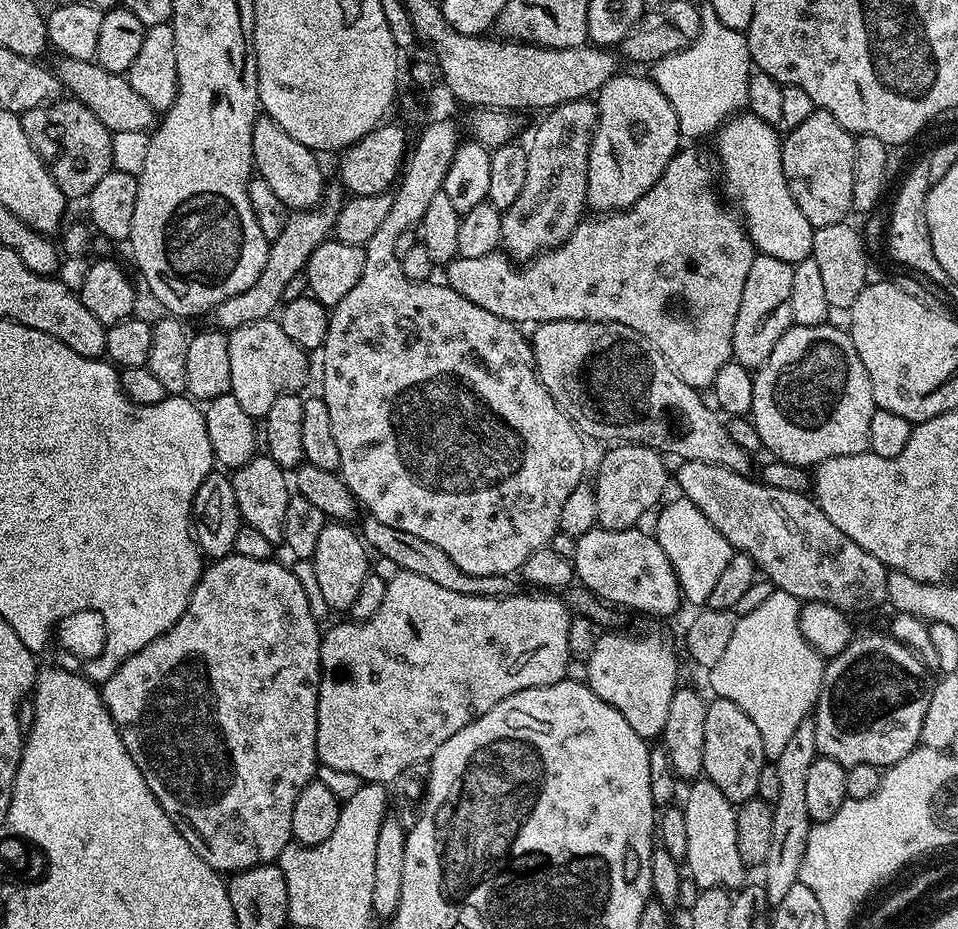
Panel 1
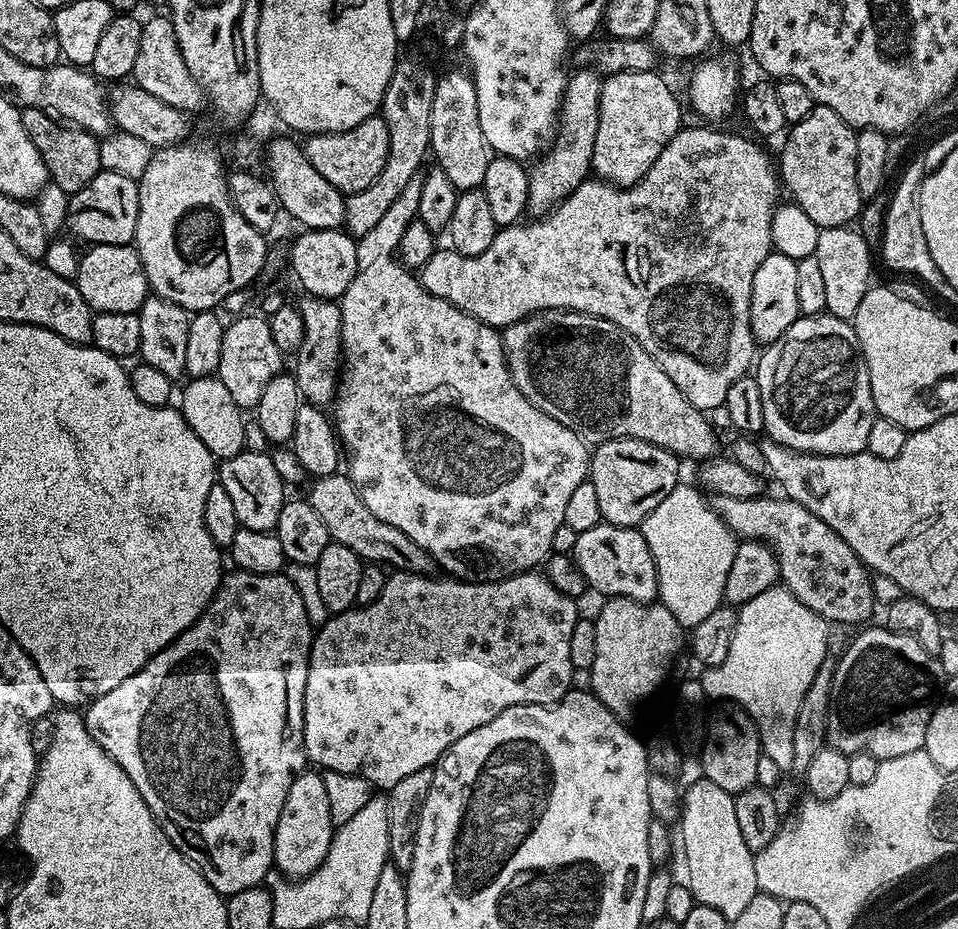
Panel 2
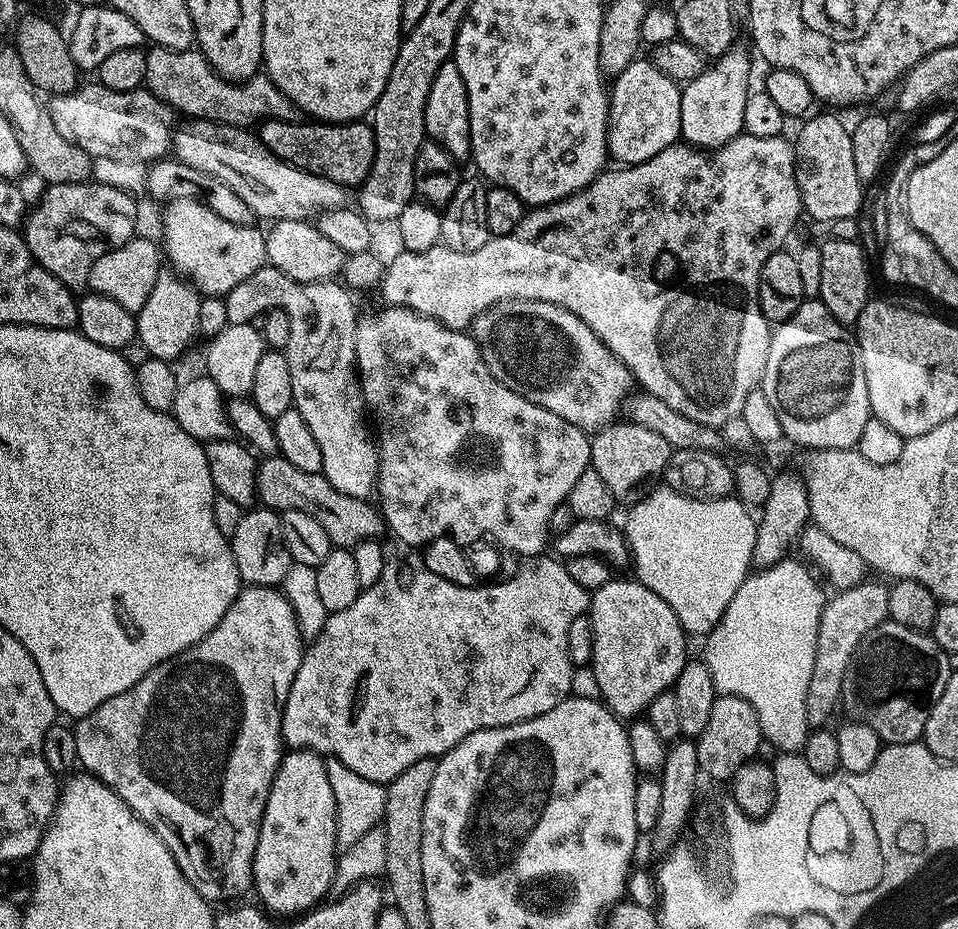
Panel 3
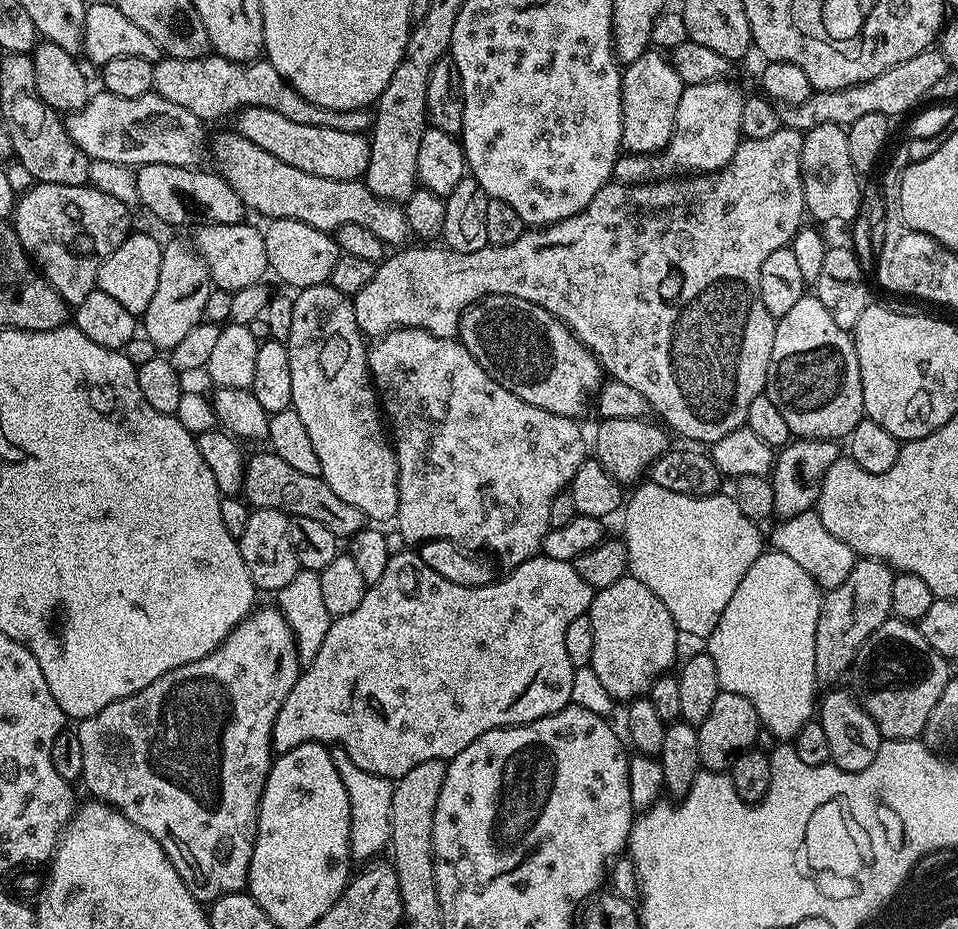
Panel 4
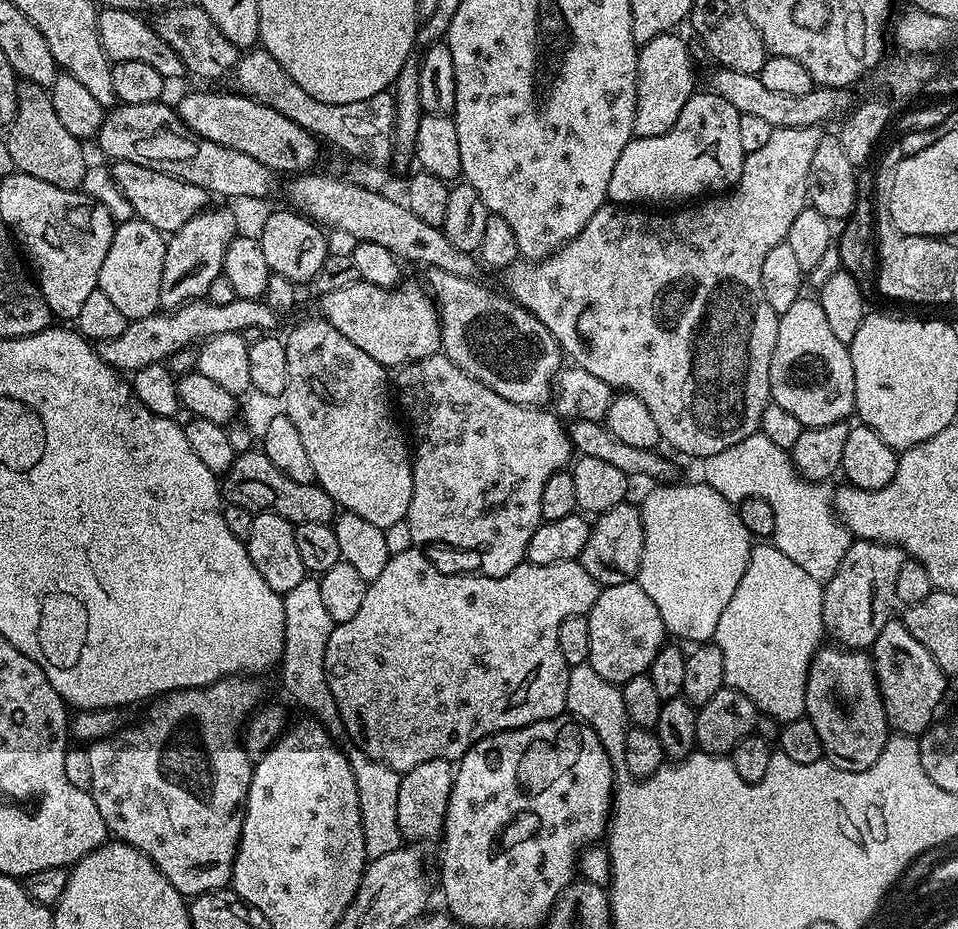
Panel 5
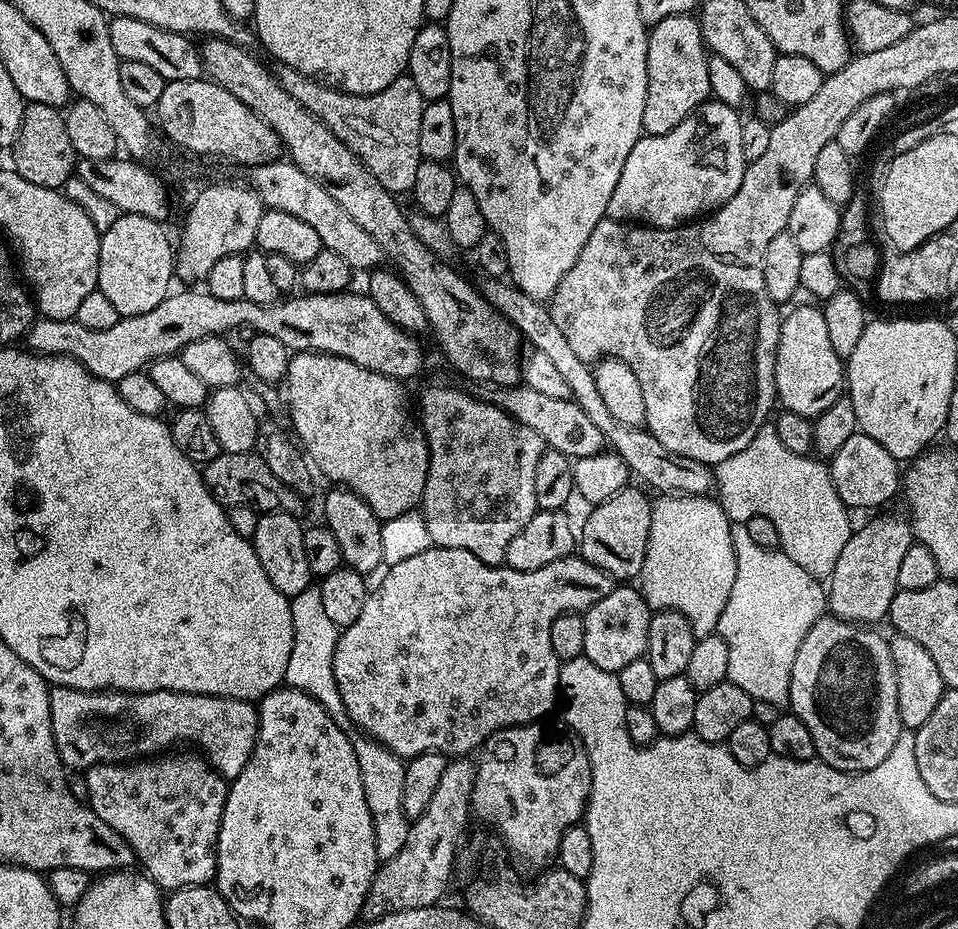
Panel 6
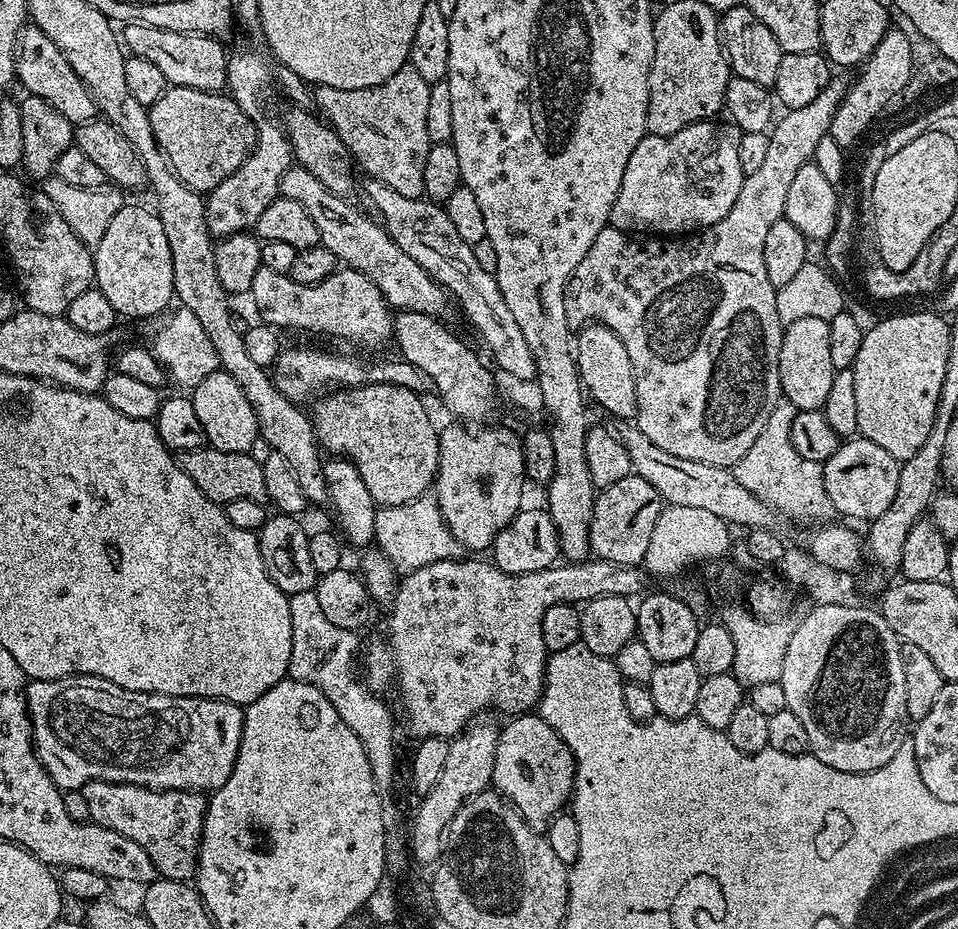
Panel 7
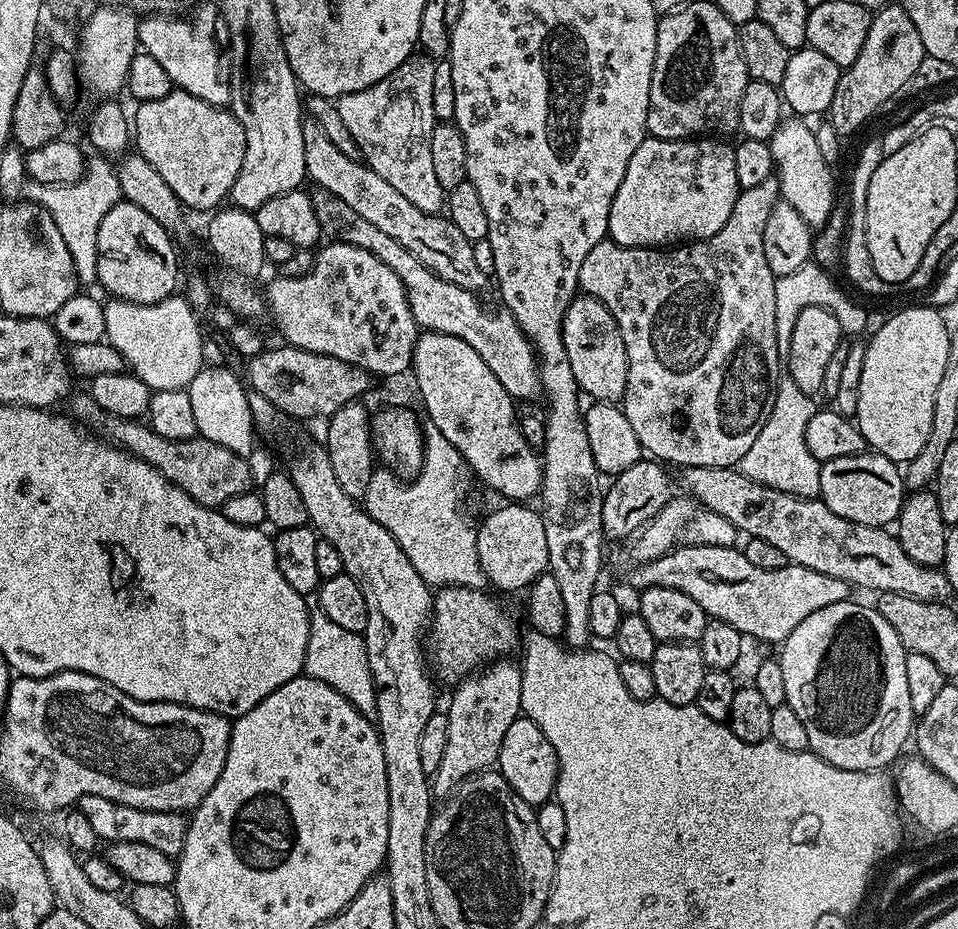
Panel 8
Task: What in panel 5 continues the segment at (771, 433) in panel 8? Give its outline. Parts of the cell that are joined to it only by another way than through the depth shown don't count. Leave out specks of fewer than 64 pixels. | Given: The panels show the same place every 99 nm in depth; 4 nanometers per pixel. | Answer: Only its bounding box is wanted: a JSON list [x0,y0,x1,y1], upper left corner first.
[701,432,852,584]

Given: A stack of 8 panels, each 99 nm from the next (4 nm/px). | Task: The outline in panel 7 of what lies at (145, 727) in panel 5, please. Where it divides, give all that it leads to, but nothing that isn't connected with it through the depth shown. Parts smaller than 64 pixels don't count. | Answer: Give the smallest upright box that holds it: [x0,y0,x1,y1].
[80,780,208,882]

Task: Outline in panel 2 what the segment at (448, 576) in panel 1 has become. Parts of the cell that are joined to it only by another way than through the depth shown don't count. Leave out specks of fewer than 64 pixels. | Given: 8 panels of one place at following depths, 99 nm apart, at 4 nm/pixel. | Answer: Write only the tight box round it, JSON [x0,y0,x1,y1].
[306,475,433,574]

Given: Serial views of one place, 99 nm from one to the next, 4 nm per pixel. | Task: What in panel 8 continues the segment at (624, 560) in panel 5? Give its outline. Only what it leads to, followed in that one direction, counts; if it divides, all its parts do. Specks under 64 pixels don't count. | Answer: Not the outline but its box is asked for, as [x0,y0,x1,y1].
[602,458,674,541]

